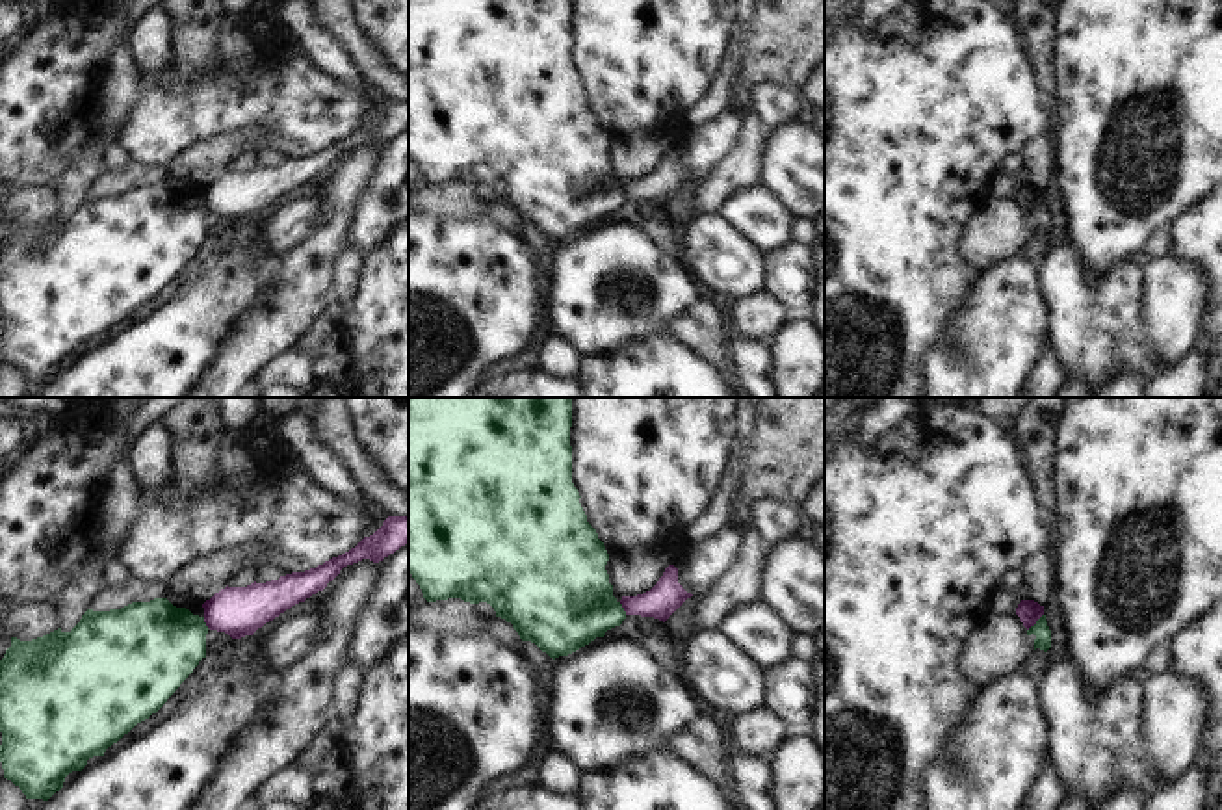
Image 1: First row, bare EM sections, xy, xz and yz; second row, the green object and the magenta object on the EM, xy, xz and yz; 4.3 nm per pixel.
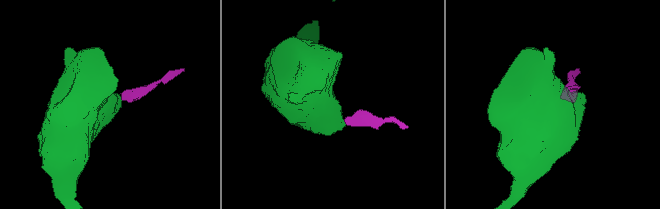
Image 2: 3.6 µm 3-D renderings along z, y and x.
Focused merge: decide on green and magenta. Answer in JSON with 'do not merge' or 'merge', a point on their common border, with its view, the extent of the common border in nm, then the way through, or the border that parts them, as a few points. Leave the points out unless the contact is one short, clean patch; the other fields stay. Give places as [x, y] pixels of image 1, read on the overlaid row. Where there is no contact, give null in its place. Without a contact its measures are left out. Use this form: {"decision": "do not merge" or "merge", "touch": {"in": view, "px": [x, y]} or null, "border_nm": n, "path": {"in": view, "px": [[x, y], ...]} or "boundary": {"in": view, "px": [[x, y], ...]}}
{"decision": "do not merge", "touch": {"in": "yz", "px": [1037, 623]}, "border_nm": 100, "boundary": {"in": "yz", "px": [[1042, 614], [1027, 630]]}}

